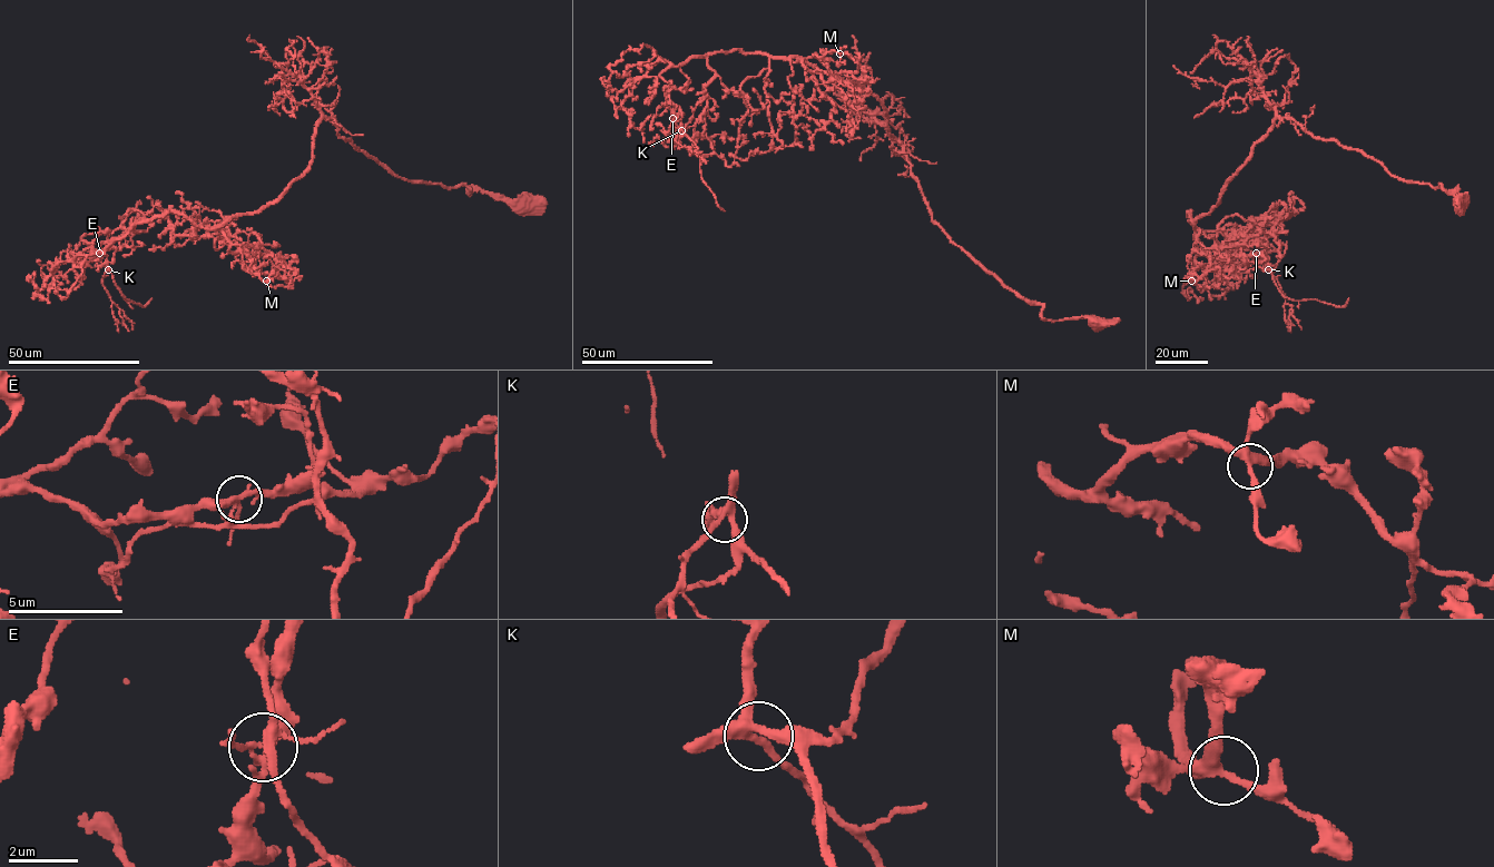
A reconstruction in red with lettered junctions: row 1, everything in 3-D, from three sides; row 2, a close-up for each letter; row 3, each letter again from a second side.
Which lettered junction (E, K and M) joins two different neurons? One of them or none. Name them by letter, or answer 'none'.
E

